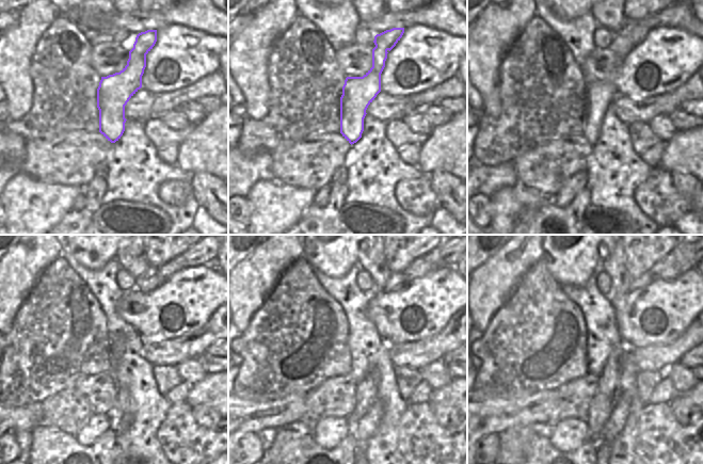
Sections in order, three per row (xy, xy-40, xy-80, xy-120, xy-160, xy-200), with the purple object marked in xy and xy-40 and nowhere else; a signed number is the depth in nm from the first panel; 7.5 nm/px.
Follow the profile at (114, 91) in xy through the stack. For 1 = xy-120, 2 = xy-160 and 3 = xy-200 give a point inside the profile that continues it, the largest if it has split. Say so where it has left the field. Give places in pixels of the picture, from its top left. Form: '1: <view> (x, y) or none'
1: xy-120 (172, 267)
2: xy-160 (432, 261)
3: xy-200 (682, 258)

